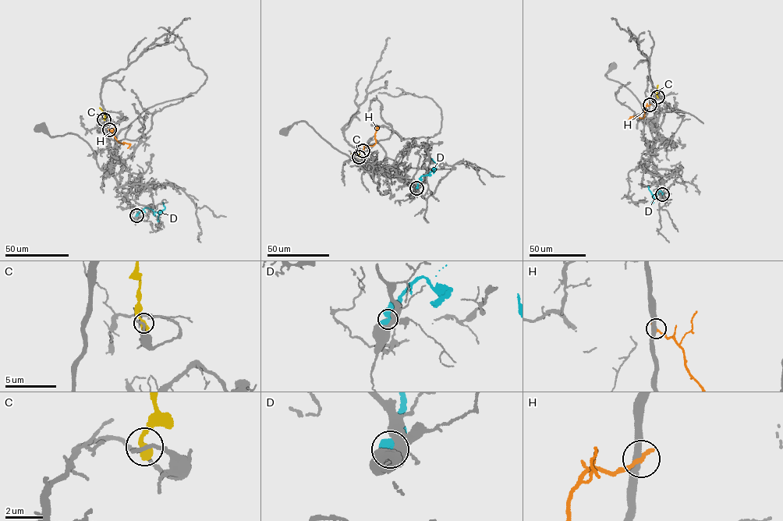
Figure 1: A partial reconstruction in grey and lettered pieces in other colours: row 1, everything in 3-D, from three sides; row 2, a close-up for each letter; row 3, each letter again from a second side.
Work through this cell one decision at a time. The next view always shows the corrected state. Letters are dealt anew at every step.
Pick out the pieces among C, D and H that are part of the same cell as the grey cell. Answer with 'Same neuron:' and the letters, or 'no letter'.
Same neuron: no letter

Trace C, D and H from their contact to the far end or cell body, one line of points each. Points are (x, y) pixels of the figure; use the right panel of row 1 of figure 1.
C: (657, 97), (657, 85)
D: (662, 194), (657, 189), (654, 196), (648, 186)
H: (650, 104), (646, 106), (643, 118), (635, 116), (628, 119)

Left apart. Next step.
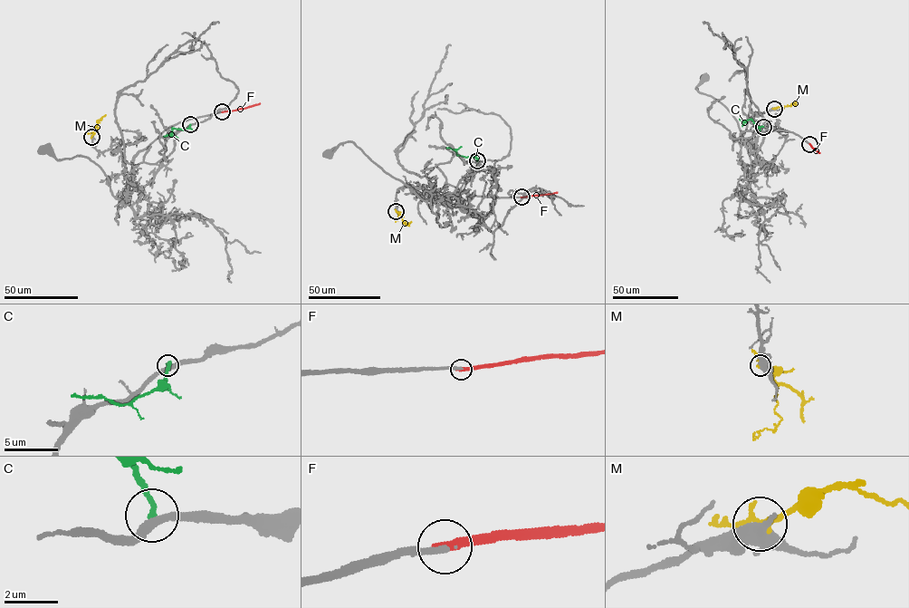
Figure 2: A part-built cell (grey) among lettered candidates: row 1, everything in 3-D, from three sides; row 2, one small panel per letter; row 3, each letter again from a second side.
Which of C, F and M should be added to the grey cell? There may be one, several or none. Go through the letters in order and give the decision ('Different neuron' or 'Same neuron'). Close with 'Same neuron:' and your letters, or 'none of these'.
C: Different neuron
F: Same neuron
M: Different neuron
Same neuron: F

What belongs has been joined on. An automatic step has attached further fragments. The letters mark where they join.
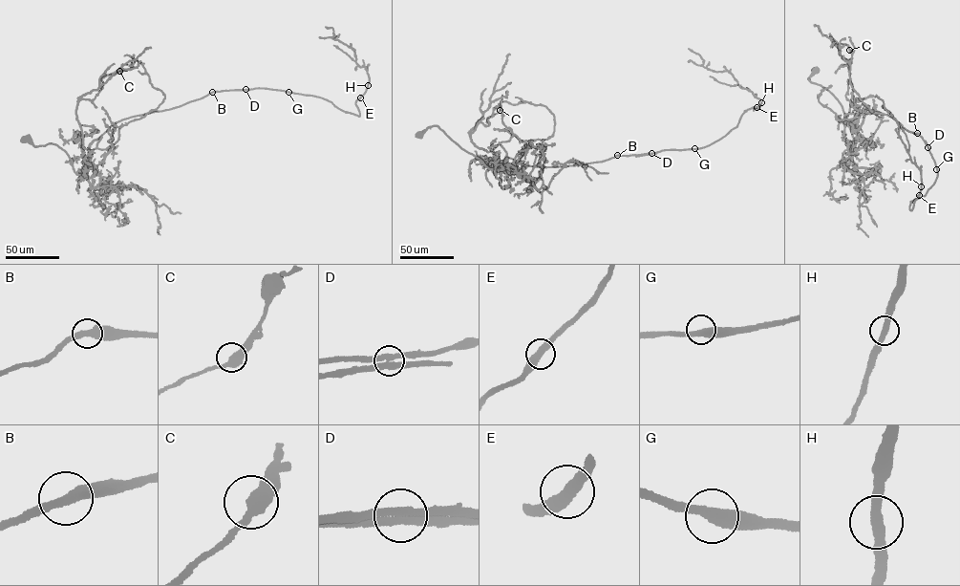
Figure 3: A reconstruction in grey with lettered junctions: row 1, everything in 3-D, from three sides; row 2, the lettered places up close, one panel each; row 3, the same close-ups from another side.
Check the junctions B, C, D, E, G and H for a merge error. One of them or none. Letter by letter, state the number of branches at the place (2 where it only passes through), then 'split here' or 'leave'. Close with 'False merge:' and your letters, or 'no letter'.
B: branches 2; leave
C: branches 2; leave
D: branches 2; split here
E: branches 2; leave
G: branches 2; leave
H: branches 2; leave
False merge: D

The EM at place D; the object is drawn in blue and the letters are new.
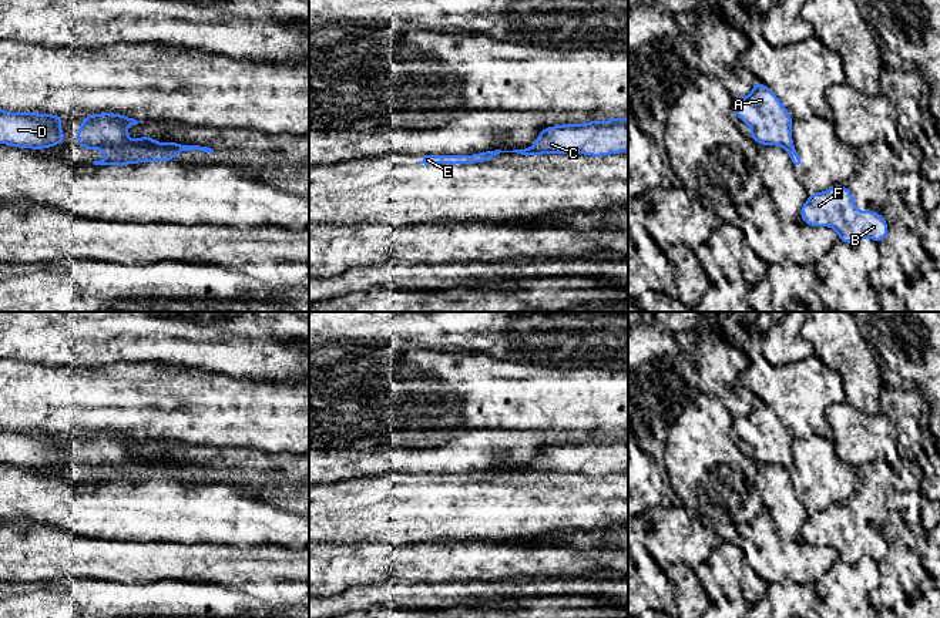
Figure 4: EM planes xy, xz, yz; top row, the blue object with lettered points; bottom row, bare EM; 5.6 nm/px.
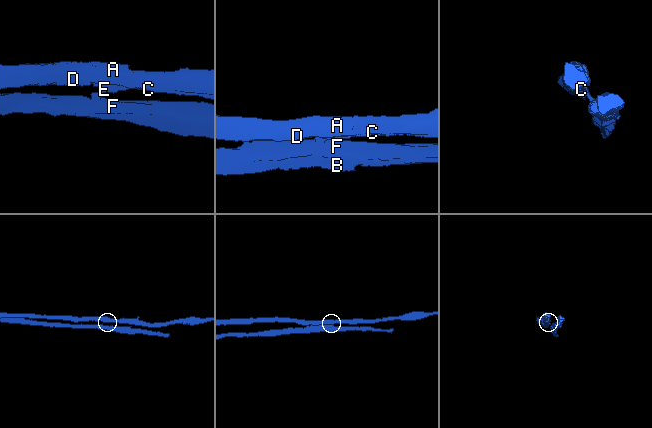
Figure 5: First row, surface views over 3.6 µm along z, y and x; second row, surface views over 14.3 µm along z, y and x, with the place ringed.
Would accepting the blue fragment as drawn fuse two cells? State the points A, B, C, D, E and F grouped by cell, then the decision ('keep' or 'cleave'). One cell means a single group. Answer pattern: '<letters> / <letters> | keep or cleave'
A C D / B E F | cleave

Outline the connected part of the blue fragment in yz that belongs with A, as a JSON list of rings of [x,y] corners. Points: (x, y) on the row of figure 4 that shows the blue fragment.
[[[753,83],[748,97],[733,98],[732,110],[739,120],[751,127],[751,138],[758,145],[776,144],[790,157],[796,155],[792,141],[793,118],[763,83]]]

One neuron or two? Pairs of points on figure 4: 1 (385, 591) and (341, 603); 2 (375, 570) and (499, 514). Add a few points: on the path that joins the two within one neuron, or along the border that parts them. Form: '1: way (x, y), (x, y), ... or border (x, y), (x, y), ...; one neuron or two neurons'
1: way (373, 594), (352, 598); one neuron
2: border (368, 541), (388, 541), (400, 546); two neurons

